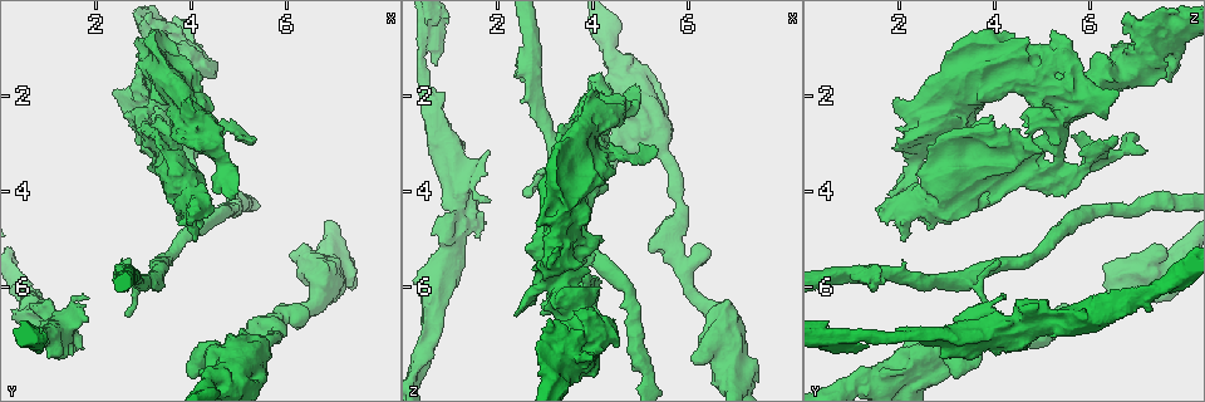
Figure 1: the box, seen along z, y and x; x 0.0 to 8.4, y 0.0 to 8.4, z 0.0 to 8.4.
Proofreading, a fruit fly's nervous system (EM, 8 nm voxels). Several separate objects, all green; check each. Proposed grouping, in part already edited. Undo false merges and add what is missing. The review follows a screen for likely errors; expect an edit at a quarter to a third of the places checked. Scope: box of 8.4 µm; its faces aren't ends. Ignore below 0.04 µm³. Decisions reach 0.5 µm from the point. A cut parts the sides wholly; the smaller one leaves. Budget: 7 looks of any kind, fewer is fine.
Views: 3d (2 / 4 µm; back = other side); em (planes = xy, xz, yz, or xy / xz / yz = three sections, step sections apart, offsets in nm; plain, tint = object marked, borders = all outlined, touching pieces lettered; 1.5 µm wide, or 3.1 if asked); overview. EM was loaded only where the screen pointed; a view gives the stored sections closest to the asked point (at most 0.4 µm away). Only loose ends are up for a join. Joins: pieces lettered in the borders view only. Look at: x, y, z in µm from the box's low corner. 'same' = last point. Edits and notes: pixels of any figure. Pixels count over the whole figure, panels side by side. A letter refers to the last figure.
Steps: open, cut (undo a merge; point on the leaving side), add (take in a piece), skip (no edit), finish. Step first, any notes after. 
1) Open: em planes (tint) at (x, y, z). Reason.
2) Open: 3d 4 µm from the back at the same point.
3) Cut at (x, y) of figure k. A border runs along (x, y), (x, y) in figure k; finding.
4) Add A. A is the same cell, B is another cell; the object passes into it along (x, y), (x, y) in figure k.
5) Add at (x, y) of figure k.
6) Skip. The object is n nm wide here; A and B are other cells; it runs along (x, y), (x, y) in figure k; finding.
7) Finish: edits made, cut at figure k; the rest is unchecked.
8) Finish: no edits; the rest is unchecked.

Open: 3d 4 µm at (2.60, 5.45, 4.10). Thin end.

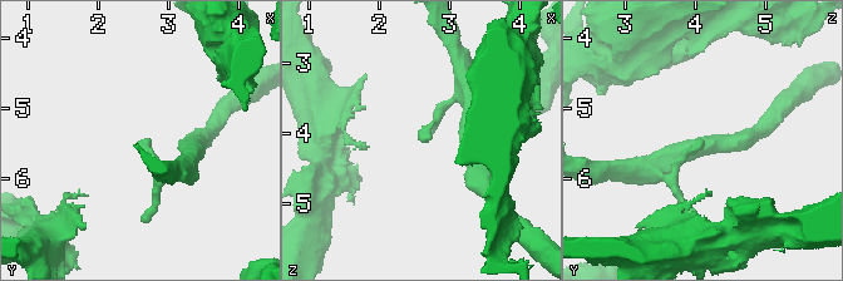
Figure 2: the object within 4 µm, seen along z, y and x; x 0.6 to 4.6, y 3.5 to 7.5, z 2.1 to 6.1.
Open: em yz step 8 (borders) at (2.55, 5.50, 4.10).

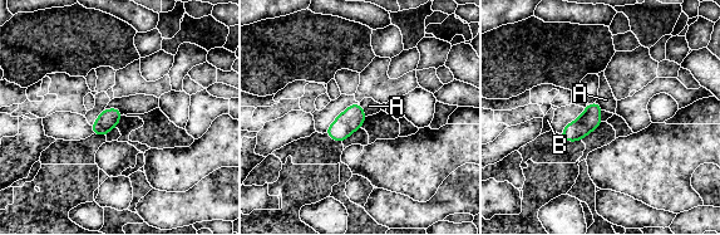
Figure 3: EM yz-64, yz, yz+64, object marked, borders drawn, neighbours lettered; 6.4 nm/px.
Skip. The object is 130 nm wide here; A and B are other cells; a border runs along (359, 103), (366, 116) in figure 3; no lettered piece goes on from it.

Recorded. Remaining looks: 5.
Open: 3d 2 µm at (0.75, 7.20, 1.30). Branch stops here.

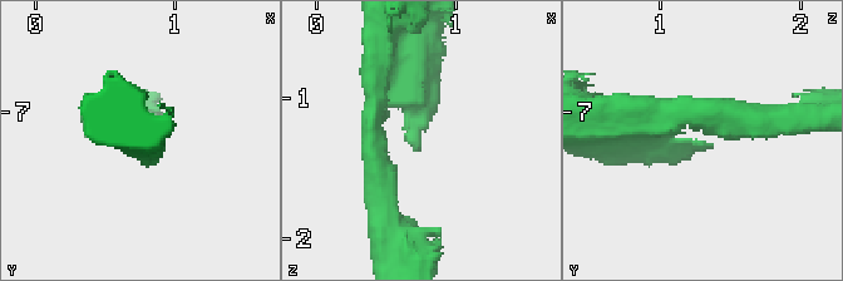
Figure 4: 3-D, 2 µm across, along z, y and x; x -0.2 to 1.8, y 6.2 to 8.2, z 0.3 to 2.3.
Open: em xy step 8 (borders) at (0.68, 7.22, 1.32). The arms are 200, 260 nm wide.

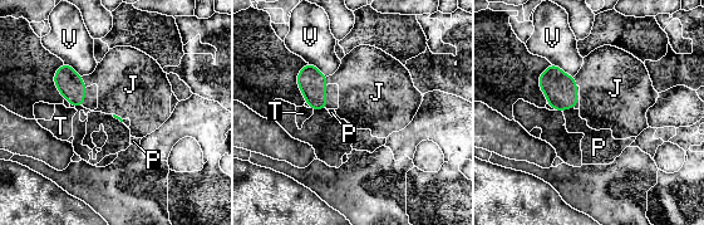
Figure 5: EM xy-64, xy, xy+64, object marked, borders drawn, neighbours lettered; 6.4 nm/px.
Open: em planes (borders) at the same point.

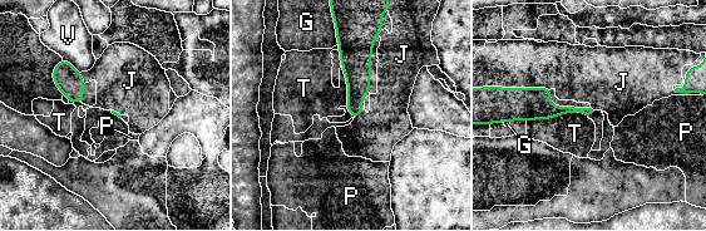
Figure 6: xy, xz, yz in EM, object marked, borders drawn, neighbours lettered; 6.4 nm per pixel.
Add J. J is the same cell, G, P, T and V are other cells; it goes on there.

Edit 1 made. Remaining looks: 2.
Finish: edits made, add at figure 6; the rest is unchecked.

